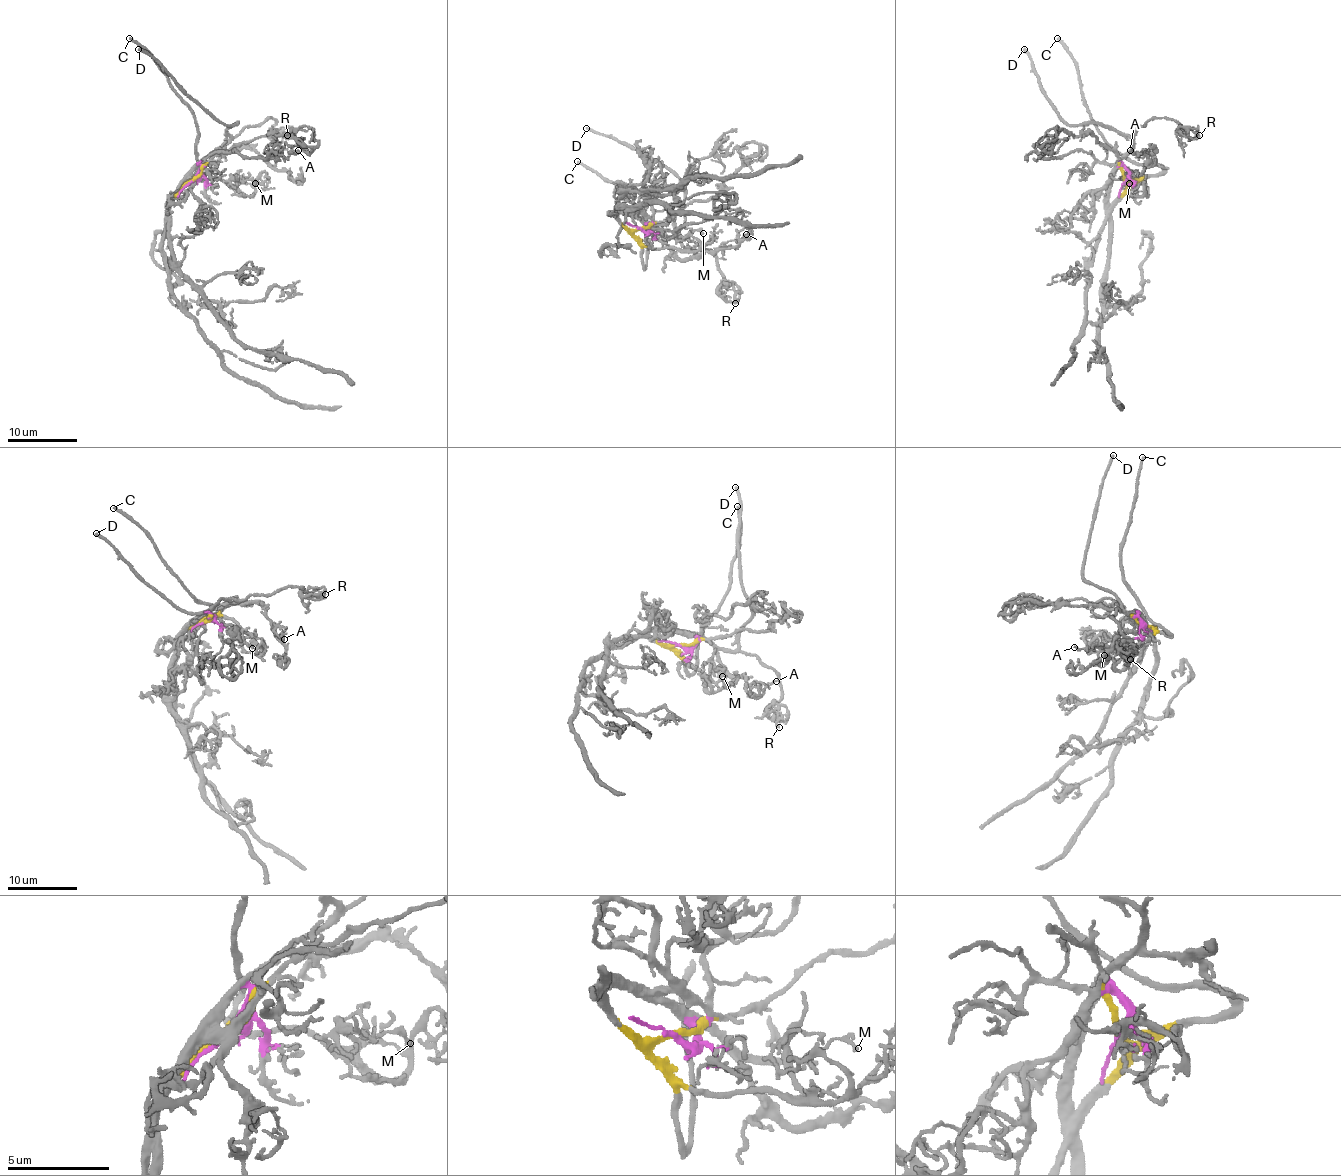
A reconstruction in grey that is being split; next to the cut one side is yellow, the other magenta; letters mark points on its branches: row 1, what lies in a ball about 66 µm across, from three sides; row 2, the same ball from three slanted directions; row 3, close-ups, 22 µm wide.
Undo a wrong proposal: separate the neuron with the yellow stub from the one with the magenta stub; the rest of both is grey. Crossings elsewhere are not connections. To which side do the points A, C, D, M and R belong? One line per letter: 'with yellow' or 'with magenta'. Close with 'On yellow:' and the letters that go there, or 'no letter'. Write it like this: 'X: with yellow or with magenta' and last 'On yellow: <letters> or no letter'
A: with magenta
C: with yellow
D: with magenta
M: with yellow
R: with magenta
On yellow: C, M

